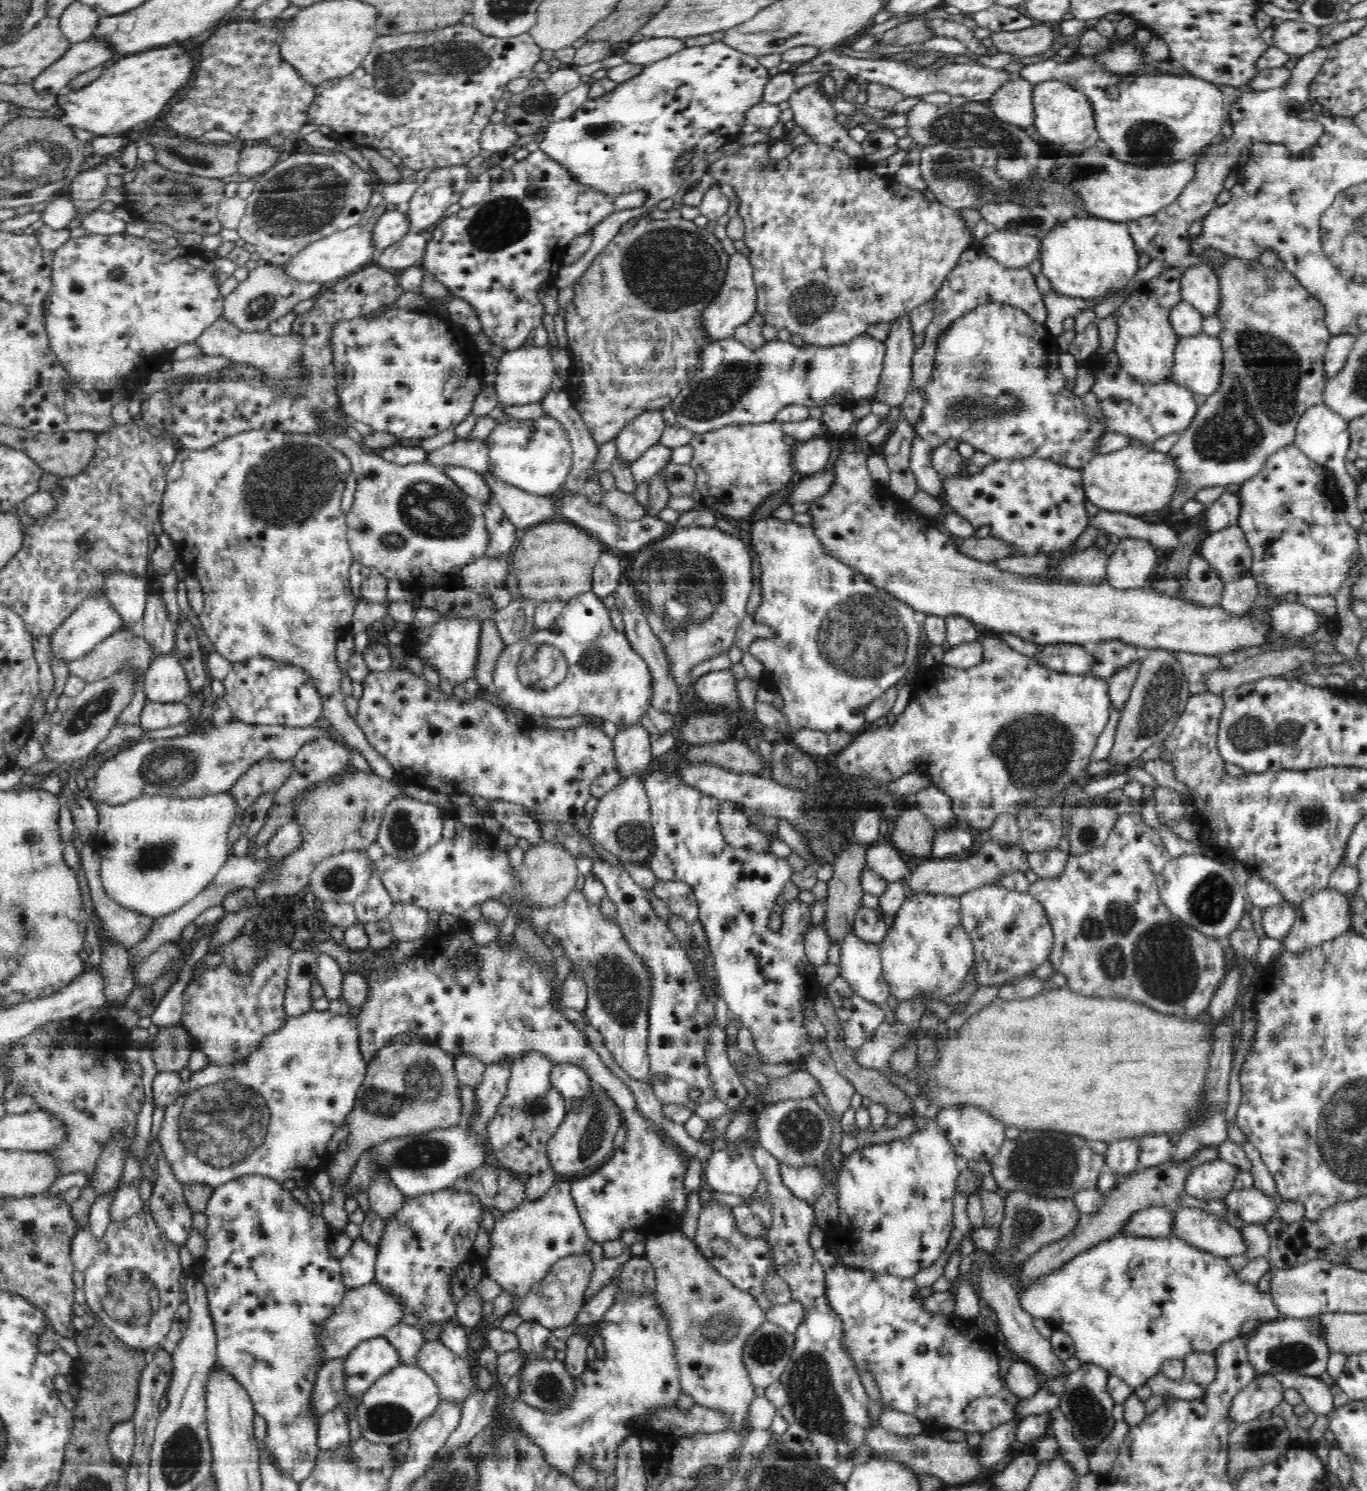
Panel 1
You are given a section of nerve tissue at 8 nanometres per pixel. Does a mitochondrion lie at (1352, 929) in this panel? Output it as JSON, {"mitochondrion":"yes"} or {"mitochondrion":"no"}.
{"mitochondrion":"no"}

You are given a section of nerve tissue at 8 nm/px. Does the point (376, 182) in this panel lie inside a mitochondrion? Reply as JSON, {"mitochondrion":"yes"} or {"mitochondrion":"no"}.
{"mitochondrion":"no"}

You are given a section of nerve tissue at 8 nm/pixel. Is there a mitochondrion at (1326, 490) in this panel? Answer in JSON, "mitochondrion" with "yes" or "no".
{"mitochondrion":"no"}

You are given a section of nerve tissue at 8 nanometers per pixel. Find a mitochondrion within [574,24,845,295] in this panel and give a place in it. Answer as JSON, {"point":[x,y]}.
{"point":[608,131]}

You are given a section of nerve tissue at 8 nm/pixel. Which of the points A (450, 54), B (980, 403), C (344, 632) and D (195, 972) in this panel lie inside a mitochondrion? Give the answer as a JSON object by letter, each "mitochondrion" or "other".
{"A":"mitochondrion","B":"mitochondrion","C":"other","D":"other"}

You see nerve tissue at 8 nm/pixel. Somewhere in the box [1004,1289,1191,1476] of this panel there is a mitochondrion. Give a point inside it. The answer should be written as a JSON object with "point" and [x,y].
{"point":[1091,1418]}

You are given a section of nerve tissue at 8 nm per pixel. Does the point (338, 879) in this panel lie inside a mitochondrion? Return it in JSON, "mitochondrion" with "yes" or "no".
{"mitochondrion":"yes"}

